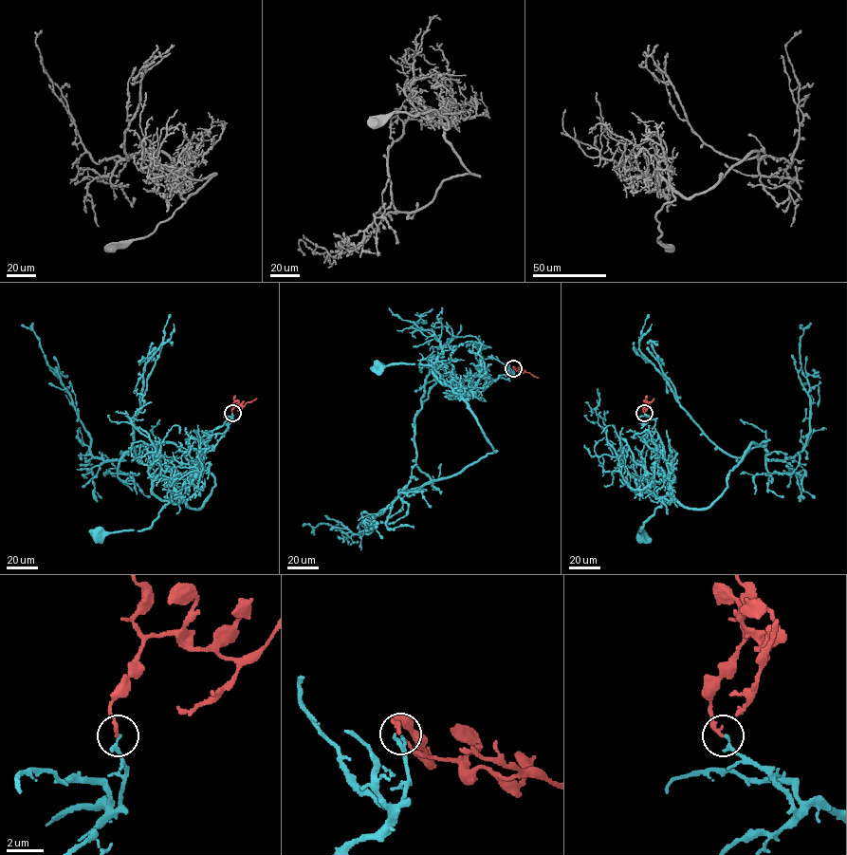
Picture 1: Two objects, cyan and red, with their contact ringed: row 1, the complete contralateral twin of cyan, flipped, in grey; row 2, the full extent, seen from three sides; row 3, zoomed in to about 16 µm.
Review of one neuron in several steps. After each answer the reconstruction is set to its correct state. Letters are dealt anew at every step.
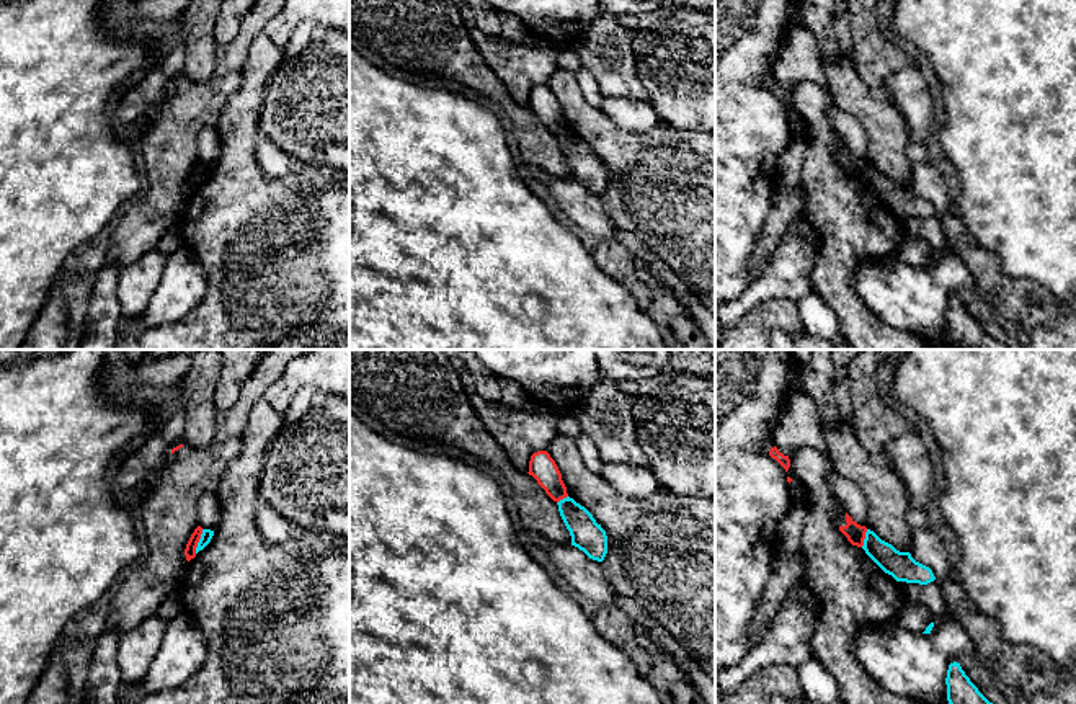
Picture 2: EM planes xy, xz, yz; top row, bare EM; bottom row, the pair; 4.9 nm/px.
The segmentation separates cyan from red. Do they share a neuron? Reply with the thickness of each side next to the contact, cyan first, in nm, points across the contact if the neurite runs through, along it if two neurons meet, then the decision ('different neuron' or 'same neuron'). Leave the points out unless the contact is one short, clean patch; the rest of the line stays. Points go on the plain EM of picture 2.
calibres 60 and 60 nm; border xy (203, 164), (195, 187); different neuron

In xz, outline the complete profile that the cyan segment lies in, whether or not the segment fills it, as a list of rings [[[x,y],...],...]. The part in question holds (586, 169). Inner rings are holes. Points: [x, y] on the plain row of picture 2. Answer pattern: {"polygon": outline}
{"polygon": [[[567,131],[558,137],[560,150],[570,165],[571,180],[583,185],[589,193],[602,196],[607,188],[607,170],[593,149]]]}

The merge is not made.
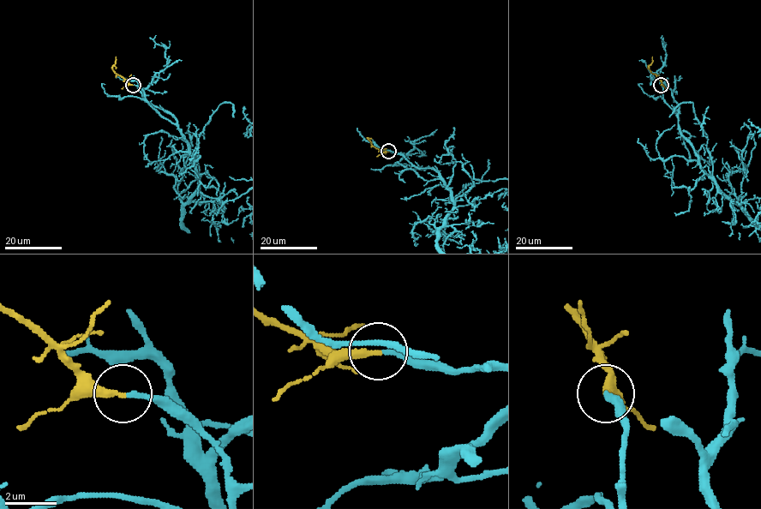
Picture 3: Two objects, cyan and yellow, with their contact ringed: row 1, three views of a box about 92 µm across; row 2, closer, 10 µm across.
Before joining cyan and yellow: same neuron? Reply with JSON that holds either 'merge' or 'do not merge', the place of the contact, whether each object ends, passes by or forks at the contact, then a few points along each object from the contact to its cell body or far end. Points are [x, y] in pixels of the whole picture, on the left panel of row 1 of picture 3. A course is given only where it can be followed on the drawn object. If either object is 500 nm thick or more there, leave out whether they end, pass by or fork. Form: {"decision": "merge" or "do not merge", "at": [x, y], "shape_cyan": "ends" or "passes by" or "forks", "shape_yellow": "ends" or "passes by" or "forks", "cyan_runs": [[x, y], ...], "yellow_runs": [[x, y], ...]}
{"decision": "merge", "at": [133, 85], "shape_cyan": "ends", "shape_yellow": "ends", "yellow_runs": [[133, 85], [112, 69], [116, 56]]}

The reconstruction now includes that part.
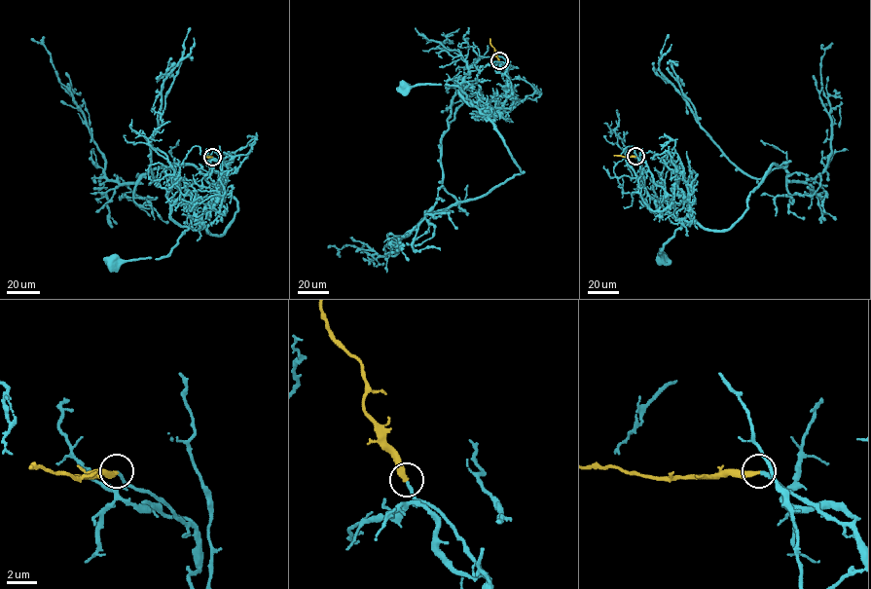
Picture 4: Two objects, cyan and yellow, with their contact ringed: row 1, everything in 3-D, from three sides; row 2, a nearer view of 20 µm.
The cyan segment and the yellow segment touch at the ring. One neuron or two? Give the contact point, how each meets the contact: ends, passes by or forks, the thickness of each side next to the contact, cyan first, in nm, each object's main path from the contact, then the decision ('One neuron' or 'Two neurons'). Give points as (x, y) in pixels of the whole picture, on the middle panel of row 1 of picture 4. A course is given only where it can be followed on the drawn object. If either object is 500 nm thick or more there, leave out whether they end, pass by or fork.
Place: (499, 60). At the ring cyan ends. At the ring yellow ends. Thickness 200 nm (cyan) against 320 nm. Course of cyan: (499, 60), (508, 75), (506, 100), (489, 118), (471, 104), (456, 85), (404, 86). Course of yellow: (499, 59), (489, 38). One neuron

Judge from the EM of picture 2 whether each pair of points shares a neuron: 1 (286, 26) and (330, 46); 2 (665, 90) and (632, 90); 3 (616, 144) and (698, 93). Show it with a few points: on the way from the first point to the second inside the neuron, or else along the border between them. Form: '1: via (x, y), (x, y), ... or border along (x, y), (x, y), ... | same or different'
1: border along (332, 28), (317, 36) | different
2: border along (632, 54), (635, 72), (650, 102) | different
3: border along (662, 123), (698, 133) | different

